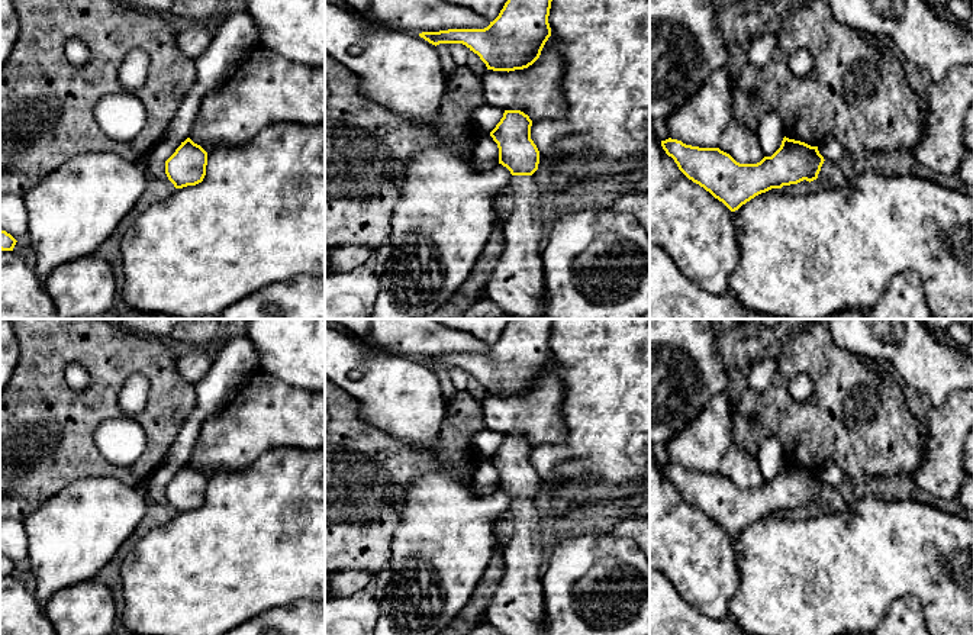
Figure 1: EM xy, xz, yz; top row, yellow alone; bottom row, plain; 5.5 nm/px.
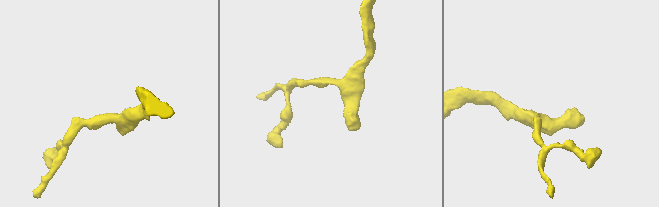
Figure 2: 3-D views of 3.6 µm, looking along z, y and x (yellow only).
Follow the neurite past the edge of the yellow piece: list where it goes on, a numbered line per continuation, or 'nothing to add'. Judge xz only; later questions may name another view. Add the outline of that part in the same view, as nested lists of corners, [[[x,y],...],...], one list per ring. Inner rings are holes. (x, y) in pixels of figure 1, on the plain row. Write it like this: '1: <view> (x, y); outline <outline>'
1: xz (518, 608); outline [[[513,500],[502,568],[486,622],[502,635],[545,635],[545,590],[539,576],[544,542],[532,500]]]

